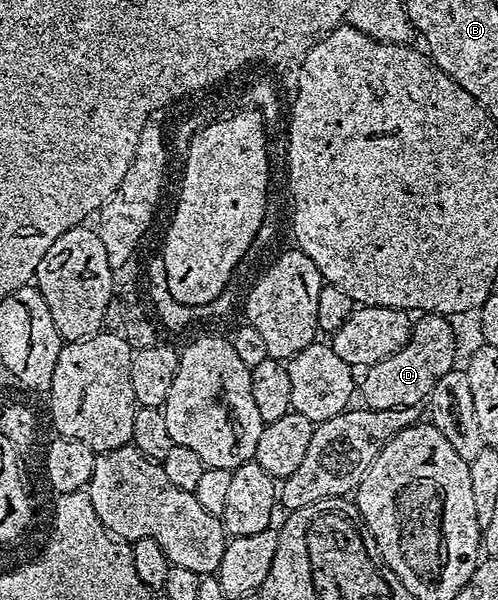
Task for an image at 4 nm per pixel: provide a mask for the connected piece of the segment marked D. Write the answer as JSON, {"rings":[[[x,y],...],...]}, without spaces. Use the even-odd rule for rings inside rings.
{"rings":[[[448,326],[422,328],[419,332],[417,329],[416,340],[407,342],[400,351],[395,352],[388,359],[363,371],[358,382],[359,397],[364,397],[363,405],[370,410],[401,410],[407,406],[419,407],[427,399],[434,384],[438,384],[443,374],[453,370],[457,362],[455,336]]]}

